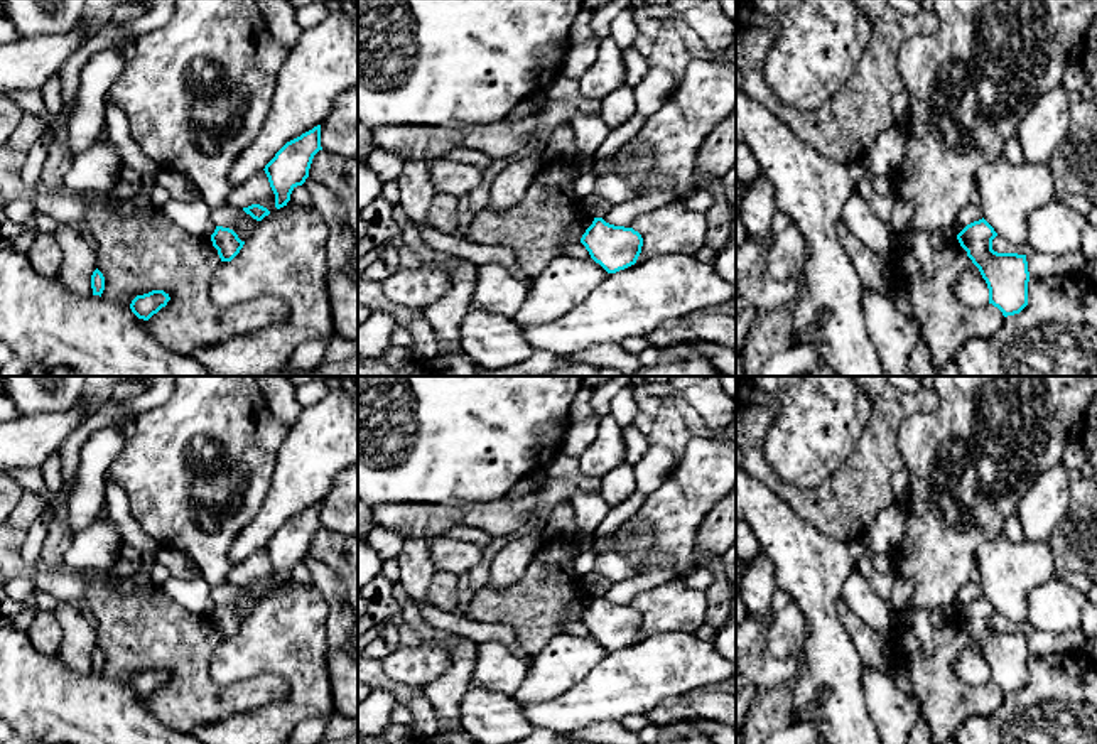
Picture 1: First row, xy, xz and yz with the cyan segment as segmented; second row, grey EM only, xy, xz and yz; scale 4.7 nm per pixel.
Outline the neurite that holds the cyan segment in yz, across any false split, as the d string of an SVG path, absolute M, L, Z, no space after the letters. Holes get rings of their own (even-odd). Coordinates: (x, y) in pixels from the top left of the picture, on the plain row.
M982 596L967 602L957 617L986 658L989 682L1008 695L1019 692L1028 683L1029 650L1026 633L992 628L996 614L994 606Z

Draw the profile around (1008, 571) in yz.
M1004 535L982 543L977 565L984 597L1018 633L1033 631L1028 623L1028 592L1055 579L1050 543L1011 542Z

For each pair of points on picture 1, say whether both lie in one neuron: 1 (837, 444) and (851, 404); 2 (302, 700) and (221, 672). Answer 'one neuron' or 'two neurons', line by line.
1: one neuron
2: one neuron

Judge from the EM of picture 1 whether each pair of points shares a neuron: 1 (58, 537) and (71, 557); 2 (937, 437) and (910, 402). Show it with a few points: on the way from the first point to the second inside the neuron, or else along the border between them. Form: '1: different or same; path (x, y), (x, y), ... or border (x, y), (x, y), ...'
1: different; border (75, 533), (63, 566)
2: different; border (935, 393), (932, 410), (902, 422), (897, 447)

